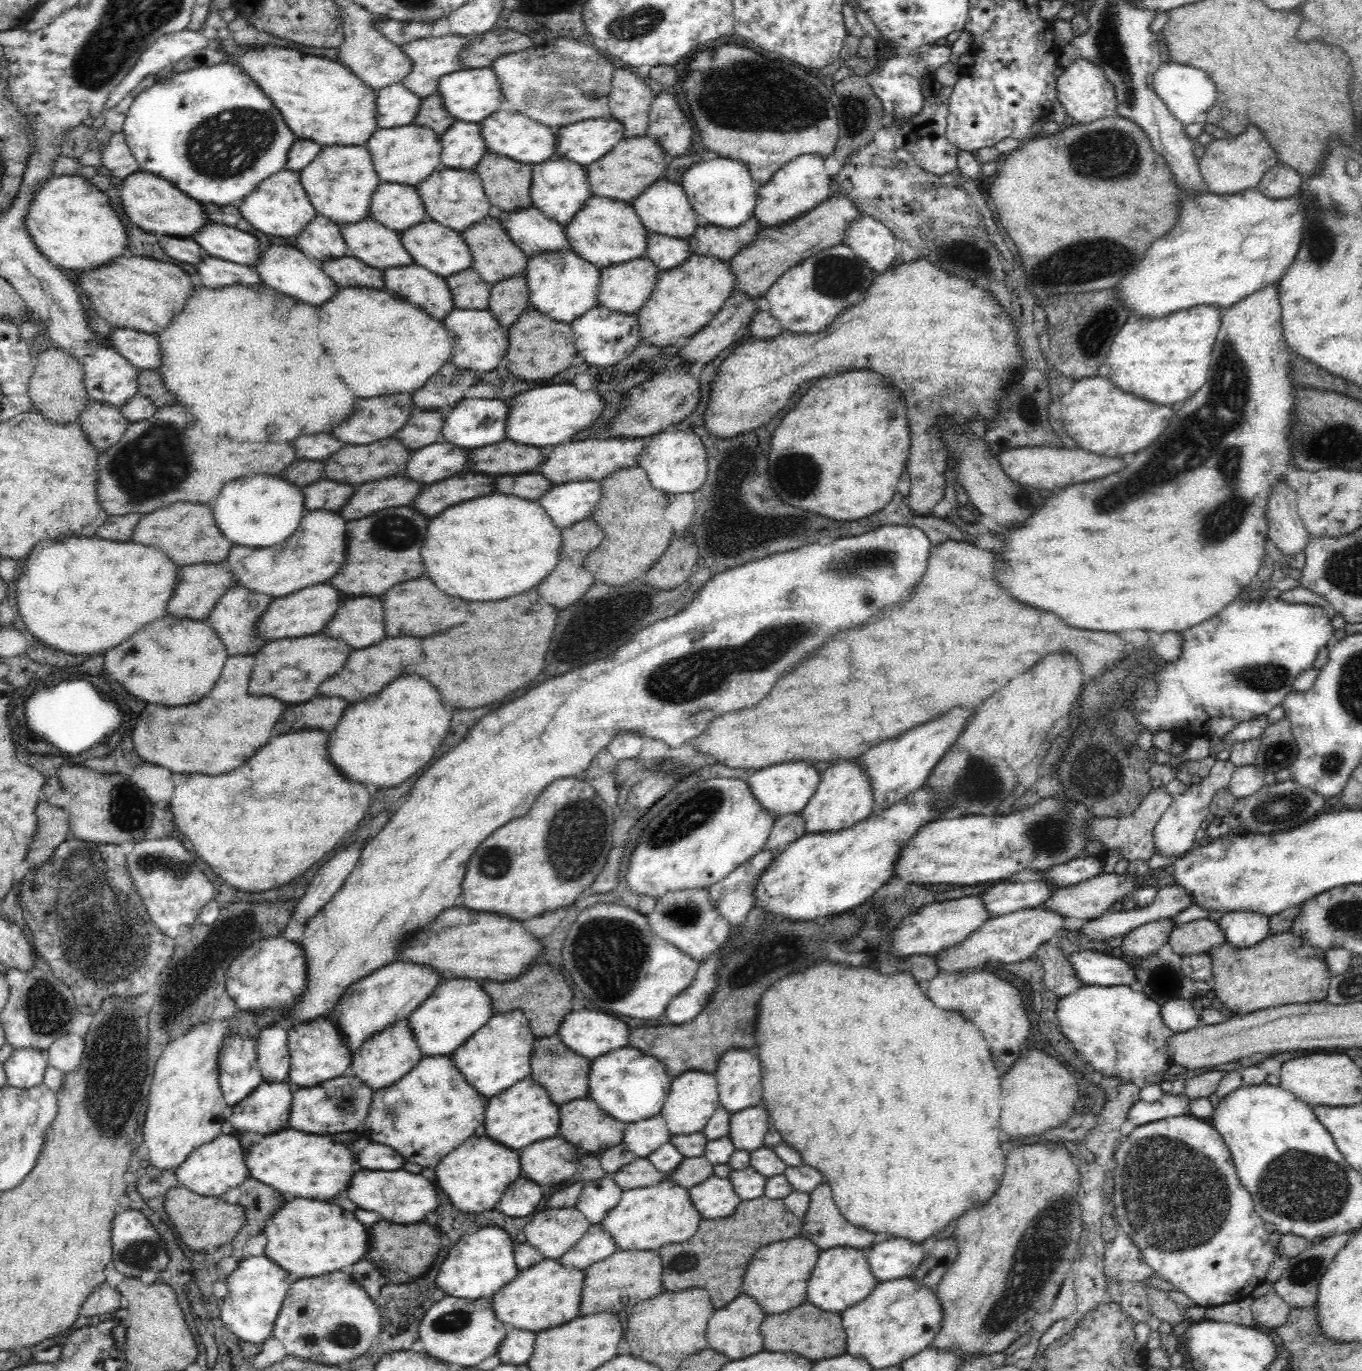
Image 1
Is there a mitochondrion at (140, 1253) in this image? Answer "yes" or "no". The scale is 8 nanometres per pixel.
yes

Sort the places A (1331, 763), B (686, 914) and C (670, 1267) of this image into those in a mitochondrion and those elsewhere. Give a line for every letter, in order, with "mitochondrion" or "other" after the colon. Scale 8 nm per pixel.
A: mitochondrion
B: mitochondrion
C: mitochondrion

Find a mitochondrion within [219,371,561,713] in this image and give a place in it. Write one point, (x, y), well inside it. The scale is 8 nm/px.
(394, 532)

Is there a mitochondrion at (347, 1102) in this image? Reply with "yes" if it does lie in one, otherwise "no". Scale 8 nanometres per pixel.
yes

